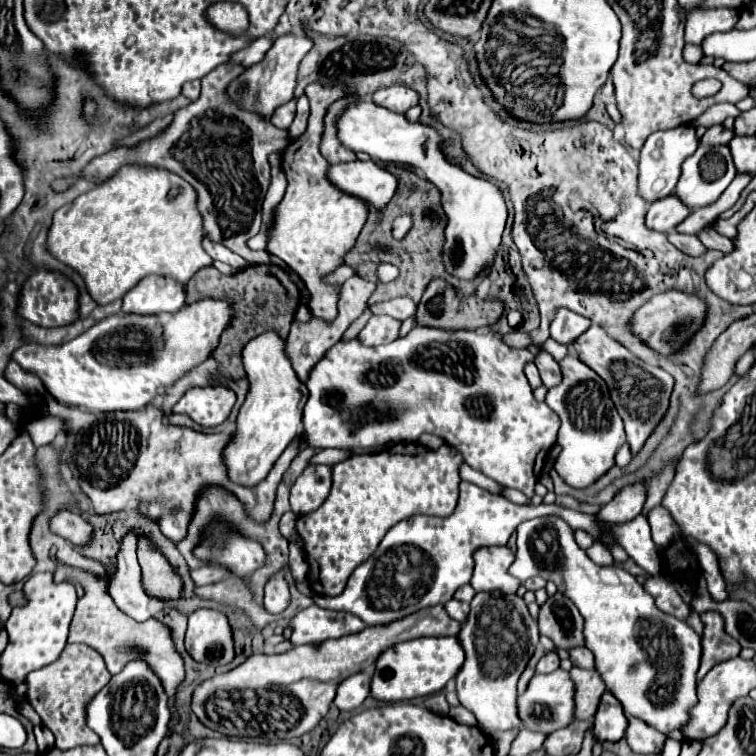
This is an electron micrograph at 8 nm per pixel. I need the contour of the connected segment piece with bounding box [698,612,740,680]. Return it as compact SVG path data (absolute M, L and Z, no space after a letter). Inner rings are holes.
M718 612L702 614L702 664L698 670L698 680L702 680L708 670L724 660L736 658L740 654L740 644L724 630L724 618Z

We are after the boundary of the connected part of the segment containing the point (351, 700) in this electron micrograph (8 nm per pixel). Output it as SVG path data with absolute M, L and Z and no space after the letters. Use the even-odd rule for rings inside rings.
M358 672L358 674L346 678L338 686L338 694L334 698L334 704L344 712L352 712L358 706L362 706L362 702L368 696L370 696L370 674Z

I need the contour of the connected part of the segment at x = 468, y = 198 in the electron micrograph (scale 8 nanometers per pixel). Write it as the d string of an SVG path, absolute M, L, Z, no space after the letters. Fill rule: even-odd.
M366 98L350 106L338 120L338 138L346 148L366 152L372 160L406 164L414 170L422 170L424 176L442 192L442 206L448 216L444 244L444 266L448 274L460 280L472 280L494 260L508 216L504 196L496 184L476 178L460 164L450 162L442 152L442 136L436 128L422 122L410 122L404 114L390 112Z

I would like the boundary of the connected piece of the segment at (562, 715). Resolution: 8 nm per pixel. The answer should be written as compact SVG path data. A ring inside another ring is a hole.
M562 668L550 672L550 674L536 674L526 692L518 696L518 712L524 722L524 728L538 730L538 732L554 732L558 728L564 728L574 720L574 682L570 680L568 672Z

